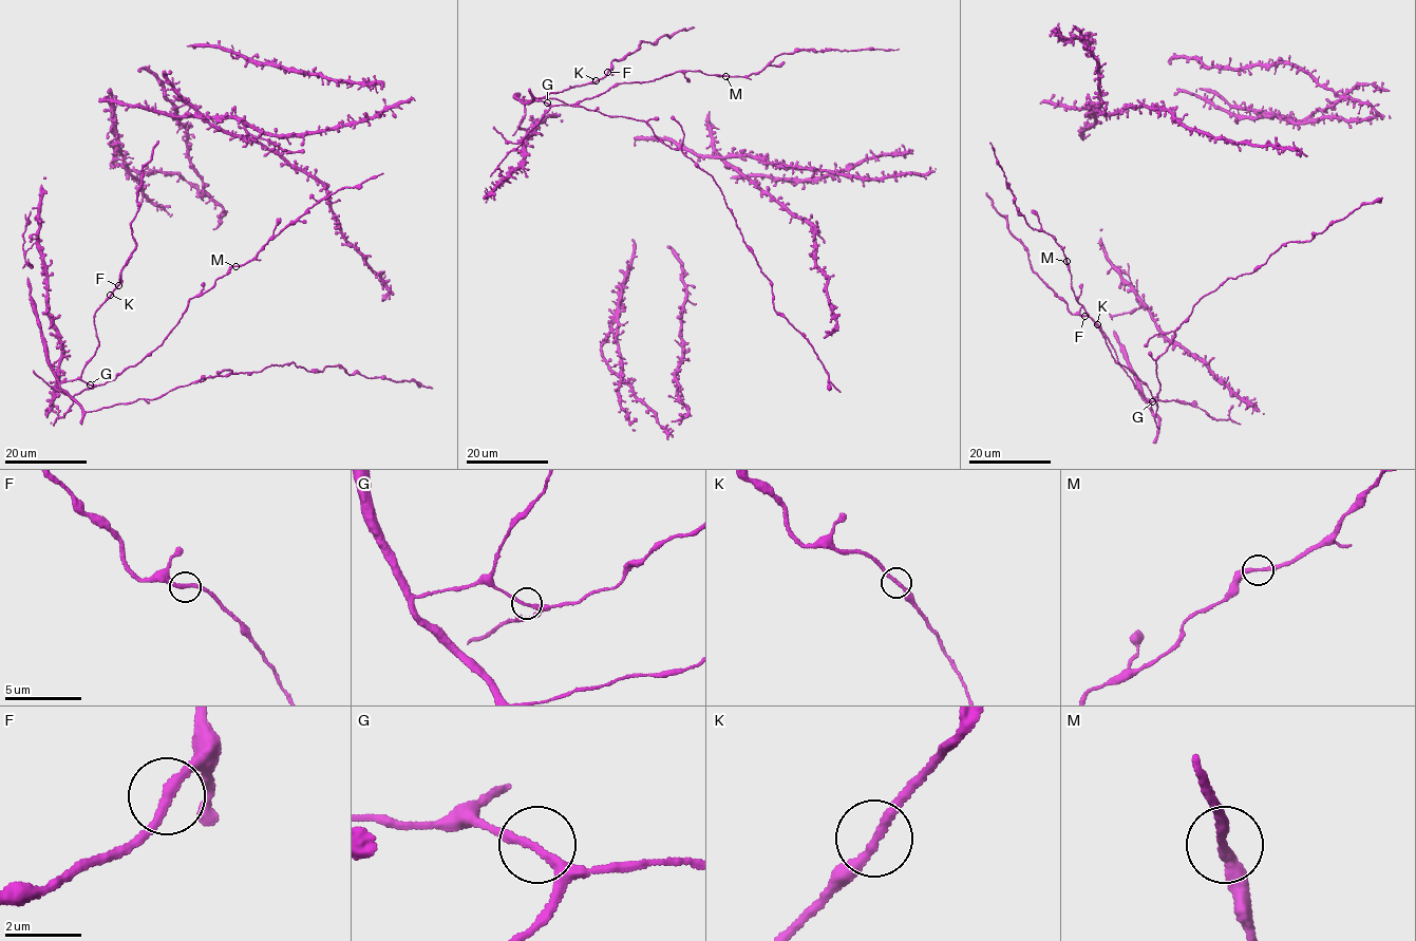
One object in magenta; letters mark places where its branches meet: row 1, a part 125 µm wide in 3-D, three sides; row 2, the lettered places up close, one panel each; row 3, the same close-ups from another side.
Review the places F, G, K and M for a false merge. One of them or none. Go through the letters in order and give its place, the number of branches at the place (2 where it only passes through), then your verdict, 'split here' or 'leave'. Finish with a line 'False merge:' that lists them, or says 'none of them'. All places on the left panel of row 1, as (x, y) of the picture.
F: at (118, 285); 2 branches meet; leave
G: at (90, 384); 2 branches meet; leave
K: at (110, 295); 2 branches meet; leave
M: at (236, 266); 2 branches meet; leave
False merge: none of them

